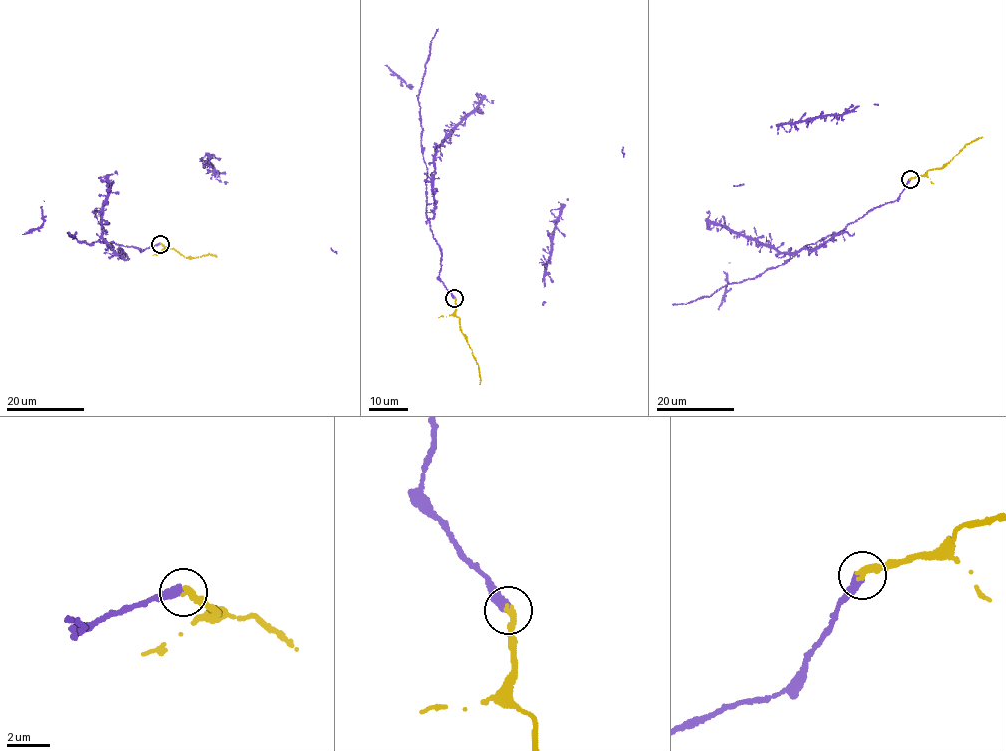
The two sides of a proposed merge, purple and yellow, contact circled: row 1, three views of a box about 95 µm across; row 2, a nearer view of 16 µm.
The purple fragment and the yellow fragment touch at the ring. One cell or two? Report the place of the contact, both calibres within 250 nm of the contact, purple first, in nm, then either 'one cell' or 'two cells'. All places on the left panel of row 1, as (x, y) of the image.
at (160, 244); 440 nm thick on the purple side, 400 nm on the other; one cell

